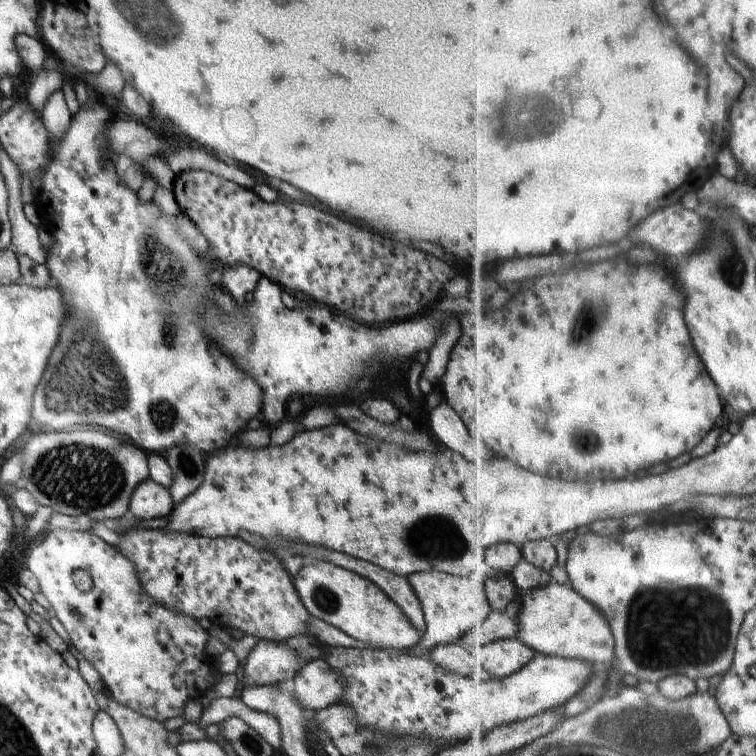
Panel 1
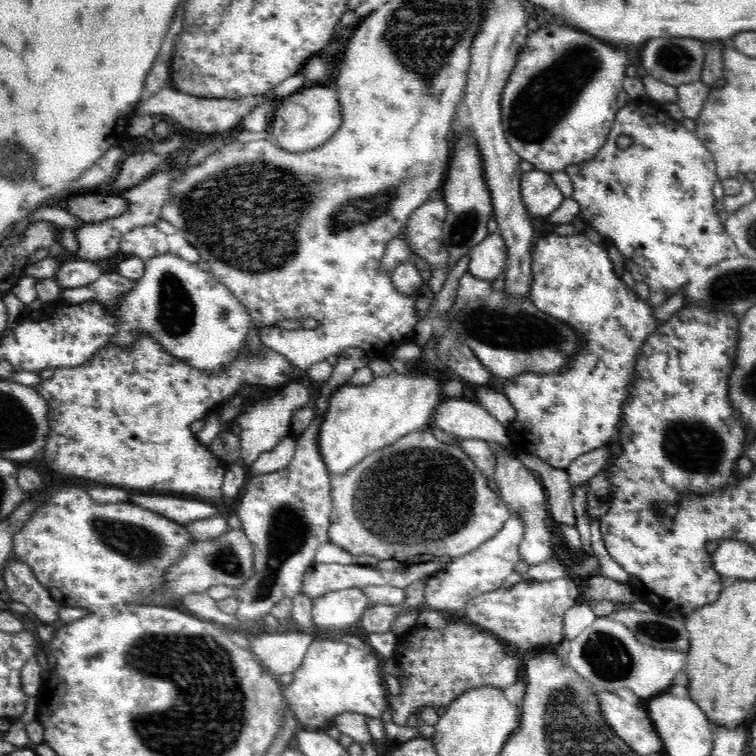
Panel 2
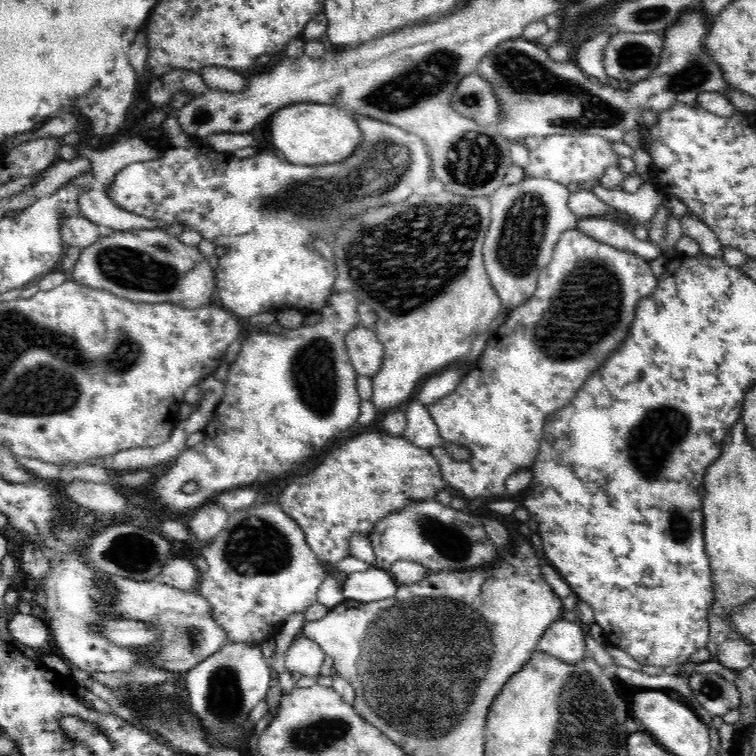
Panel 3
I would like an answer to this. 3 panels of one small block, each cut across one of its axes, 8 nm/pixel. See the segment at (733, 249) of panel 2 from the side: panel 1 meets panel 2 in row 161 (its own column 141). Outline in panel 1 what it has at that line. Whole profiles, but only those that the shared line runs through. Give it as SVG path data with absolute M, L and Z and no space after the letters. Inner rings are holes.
M47 528L45 531L46 538L36 544L32 548L32 554L28 552L28 560L26 560L26 568L32 571L32 574L36 576L36 580L39 582L41 593L48 598L48 602L52 604L54 608L54 615L60 621L60 624L64 626L68 636L70 637L71 642L76 647L76 650L80 652L80 656L90 662L90 666L100 674L104 686L106 688L106 693L114 698L118 704L122 706L127 706L134 710L134 712L142 713L142 716L146 718L151 718L152 720L158 722L165 722L166 720L175 719L182 717L184 713L184 706L189 700L198 700L200 697L205 694L215 682L218 673L218 669L215 666L214 660L204 653L206 650L206 644L208 643L209 633L206 629L200 626L199 621L182 612L172 612L170 608L166 608L164 604L158 604L158 600L152 600L144 590L142 590L142 584L138 580L138 572L134 568L134 564L130 560L126 560L120 551L114 546L106 543L103 539L100 539L97 535L87 533L87 532L78 532L71 531L68 529L52 529ZM75 570L86 570L92 580L93 587L88 592L80 591L74 582L72 581L72 575Z

